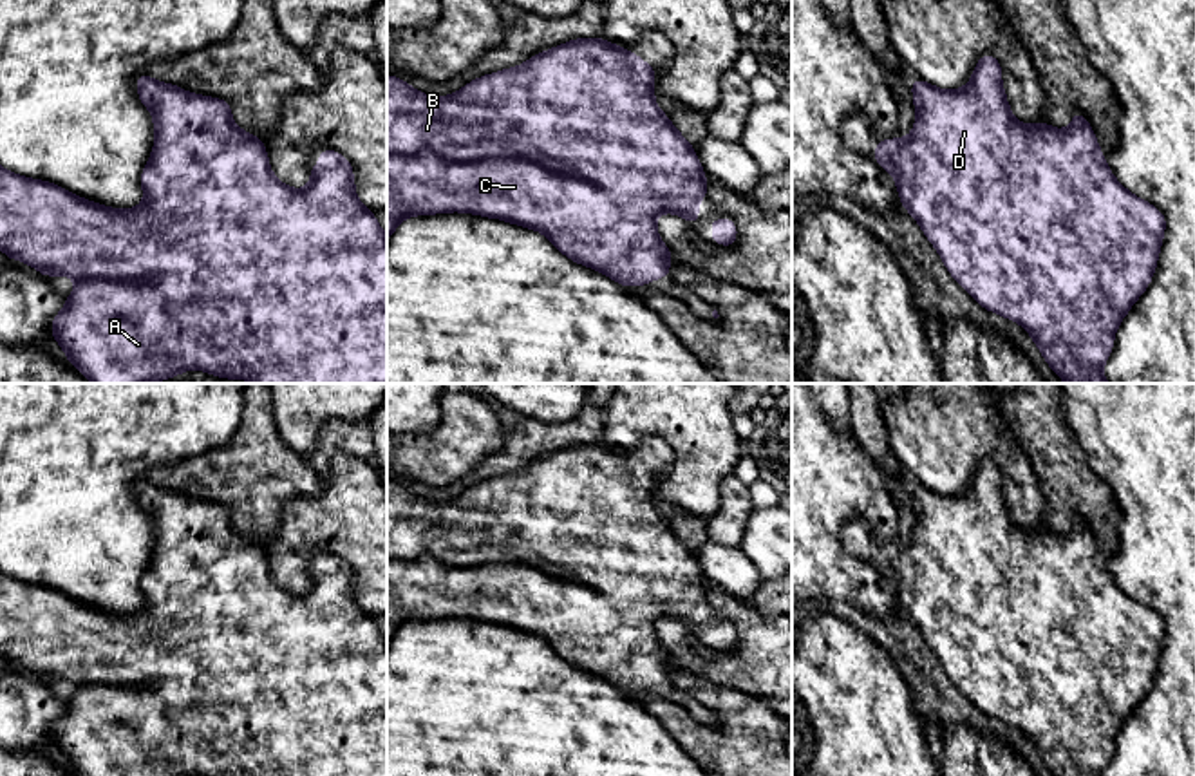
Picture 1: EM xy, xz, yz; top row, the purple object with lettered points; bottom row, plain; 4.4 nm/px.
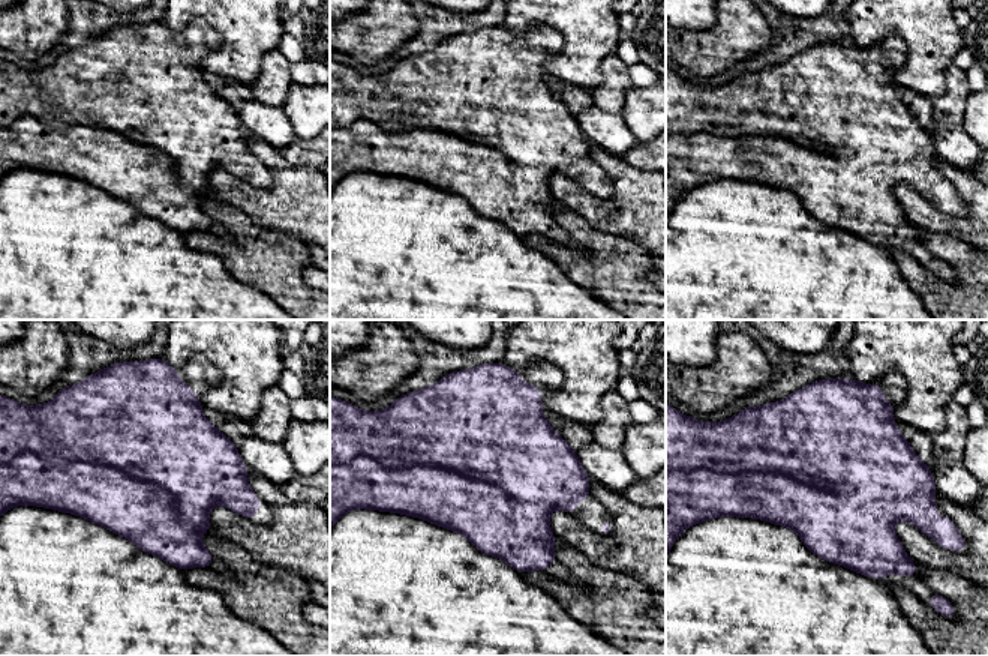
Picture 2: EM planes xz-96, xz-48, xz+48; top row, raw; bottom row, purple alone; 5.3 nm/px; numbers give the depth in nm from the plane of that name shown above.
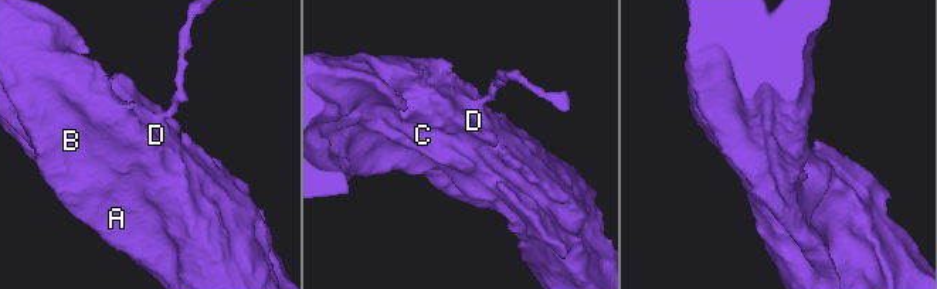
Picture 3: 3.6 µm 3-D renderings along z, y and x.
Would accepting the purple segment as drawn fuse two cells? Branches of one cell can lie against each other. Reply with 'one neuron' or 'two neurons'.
one neuron

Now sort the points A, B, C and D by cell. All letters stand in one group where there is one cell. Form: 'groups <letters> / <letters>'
groups A B C D

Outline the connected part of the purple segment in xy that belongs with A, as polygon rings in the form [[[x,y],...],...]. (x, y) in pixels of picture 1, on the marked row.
[[[146,72],[136,76],[136,87],[139,101],[152,112],[155,130],[152,156],[141,172],[143,204],[132,210],[96,204],[54,183],[22,177],[0,166],[0,250],[4,255],[27,262],[43,277],[65,273],[78,282],[51,324],[52,338],[71,365],[92,383],[163,382],[190,369],[255,383],[387,383],[387,235],[374,212],[356,199],[351,161],[333,148],[320,148],[313,157],[327,157],[329,163],[311,166],[311,183],[304,190],[289,188],[273,175],[264,141],[231,121],[230,101],[186,92],[177,85],[155,81]]]

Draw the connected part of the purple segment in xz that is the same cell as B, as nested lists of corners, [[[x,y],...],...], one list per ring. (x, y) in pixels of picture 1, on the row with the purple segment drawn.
[[[575,38],[441,98],[387,74],[387,242],[410,215],[465,212],[537,230],[573,262],[626,288],[671,277],[673,253],[660,241],[656,215],[676,213],[691,226],[701,221],[696,204],[707,197],[707,177],[694,147],[656,107],[654,76],[654,67],[604,38]]]

